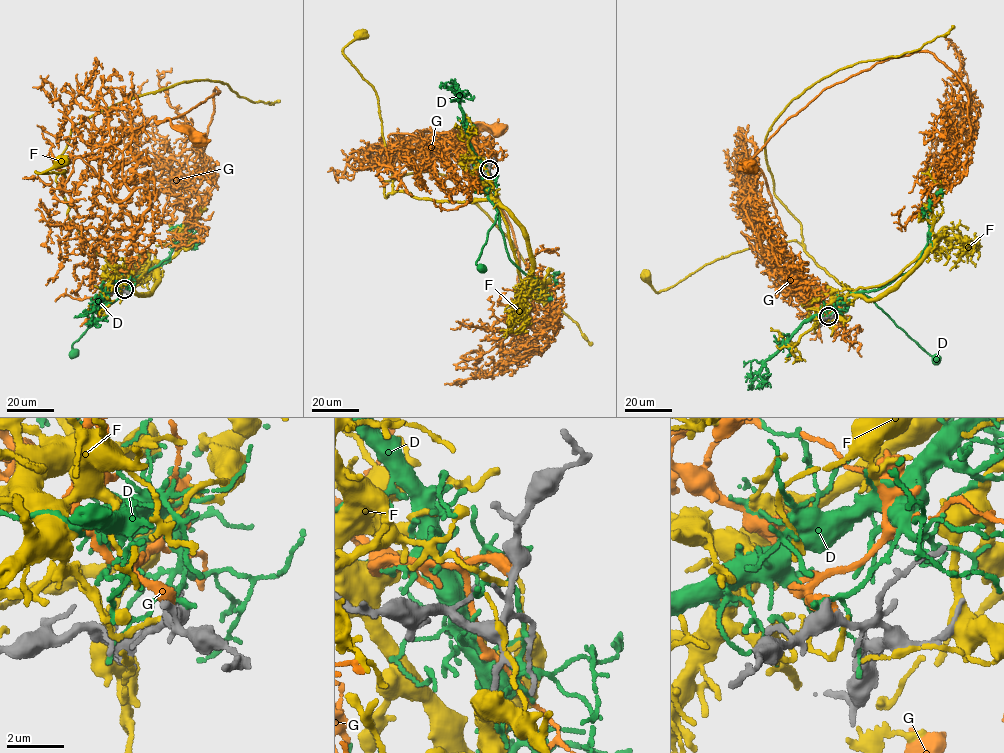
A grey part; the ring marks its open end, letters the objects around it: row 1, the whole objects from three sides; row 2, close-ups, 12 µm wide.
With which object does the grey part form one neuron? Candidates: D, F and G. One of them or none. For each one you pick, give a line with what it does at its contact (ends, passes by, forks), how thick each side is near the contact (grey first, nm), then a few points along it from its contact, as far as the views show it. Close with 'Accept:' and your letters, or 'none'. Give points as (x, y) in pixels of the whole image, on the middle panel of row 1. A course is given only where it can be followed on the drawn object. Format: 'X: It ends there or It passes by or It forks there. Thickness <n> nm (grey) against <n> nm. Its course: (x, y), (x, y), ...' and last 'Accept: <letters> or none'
G: It ends there. Thickness 440 nm (grey) against 440 nm. Its course: (489, 169), (452, 148), (475, 134), (428, 146), (442, 147), (441, 156), (454, 129), (498, 130)
Accept: G

